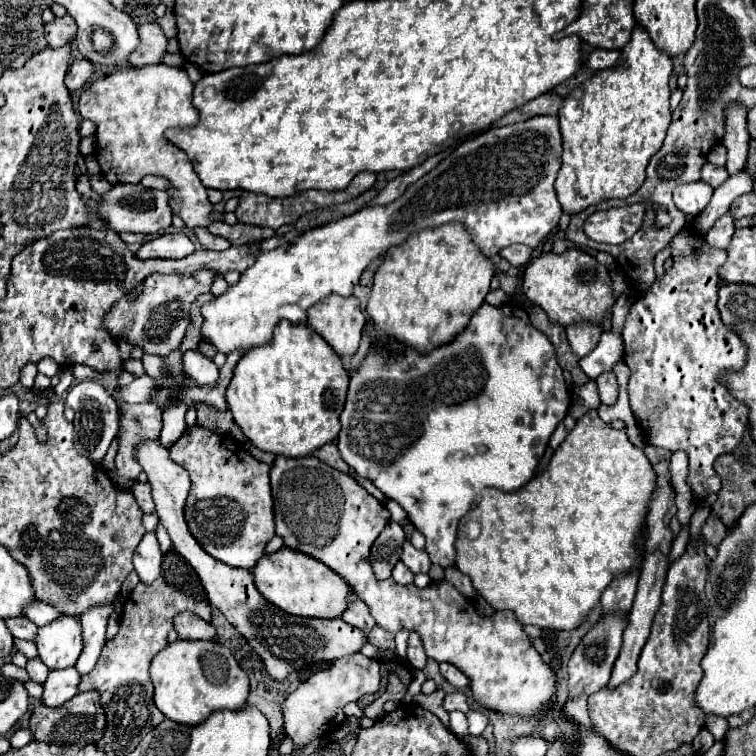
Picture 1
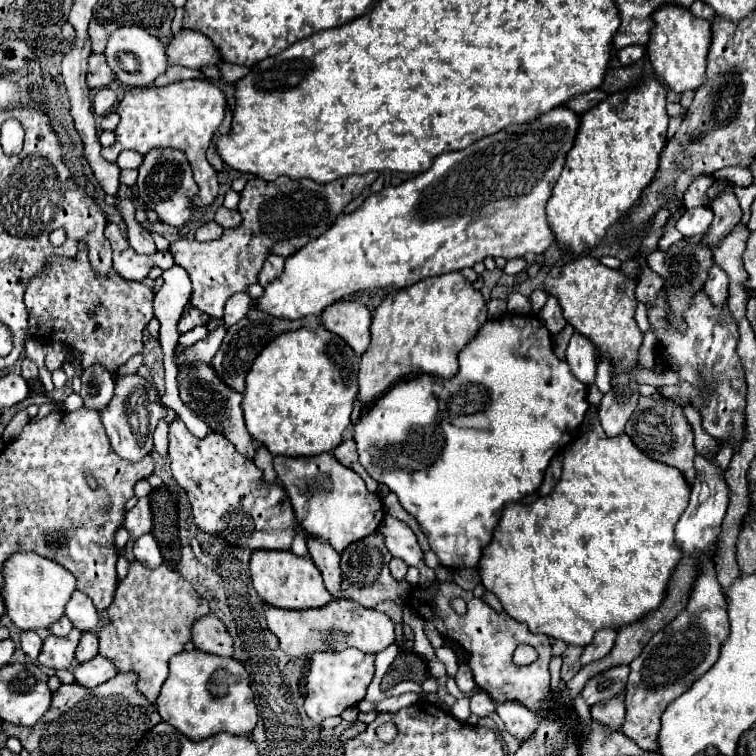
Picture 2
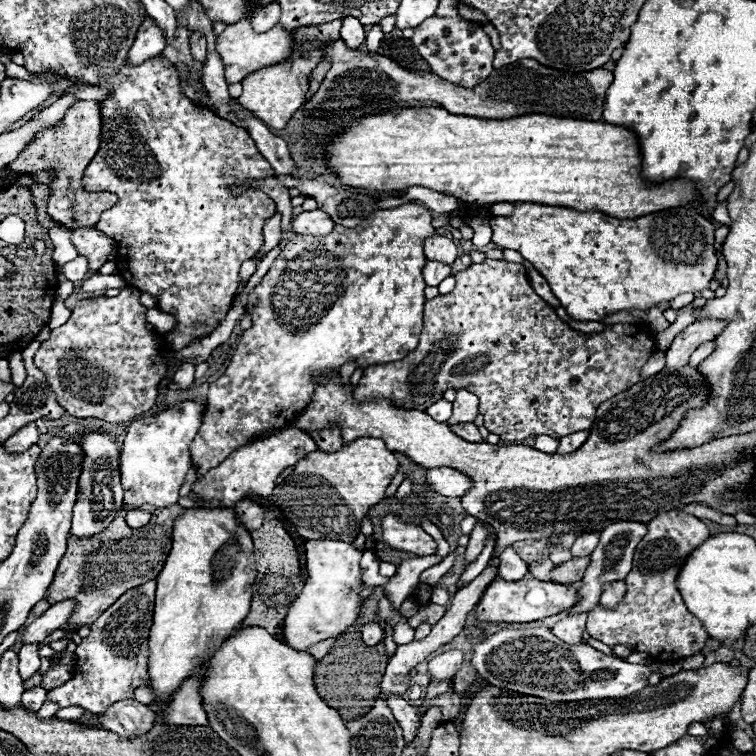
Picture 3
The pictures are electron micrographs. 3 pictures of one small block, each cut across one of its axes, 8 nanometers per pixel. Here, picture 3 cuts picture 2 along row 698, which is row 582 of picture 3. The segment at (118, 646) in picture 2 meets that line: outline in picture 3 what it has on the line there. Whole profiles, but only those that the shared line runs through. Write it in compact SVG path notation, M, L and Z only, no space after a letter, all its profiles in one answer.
M156 582L132 588L122 594L102 616L90 626L90 636L76 648L76 674L64 686L50 690L48 700L60 708L82 706L94 714L102 714L114 702L134 698L134 690L150 686L148 678L148 632L154 614Z

